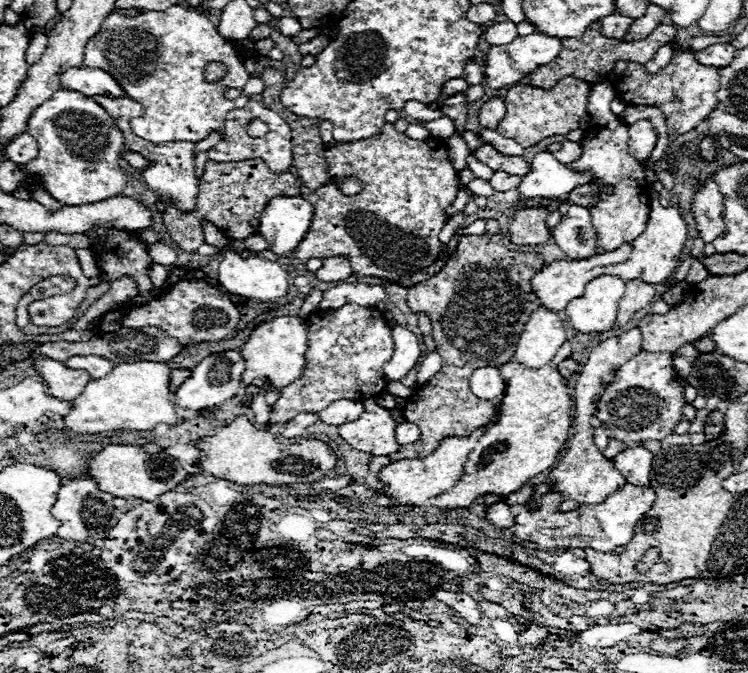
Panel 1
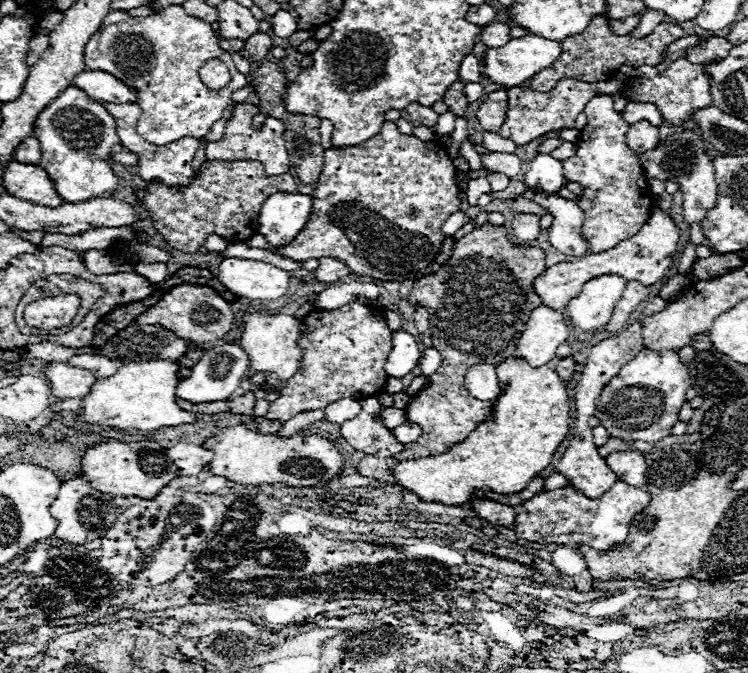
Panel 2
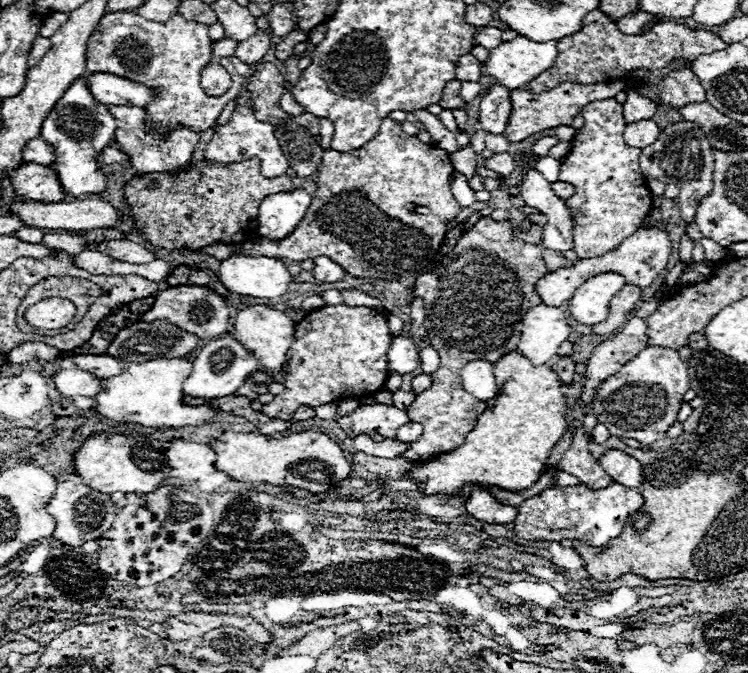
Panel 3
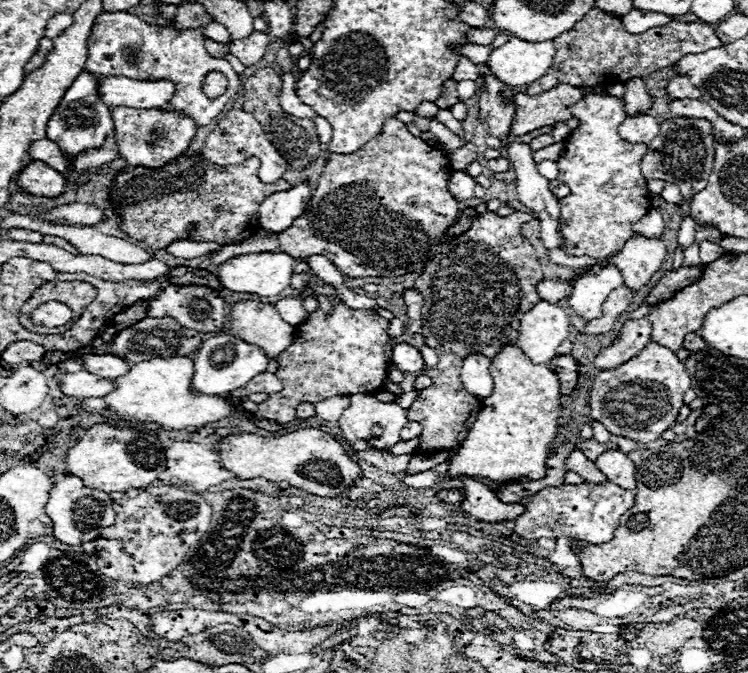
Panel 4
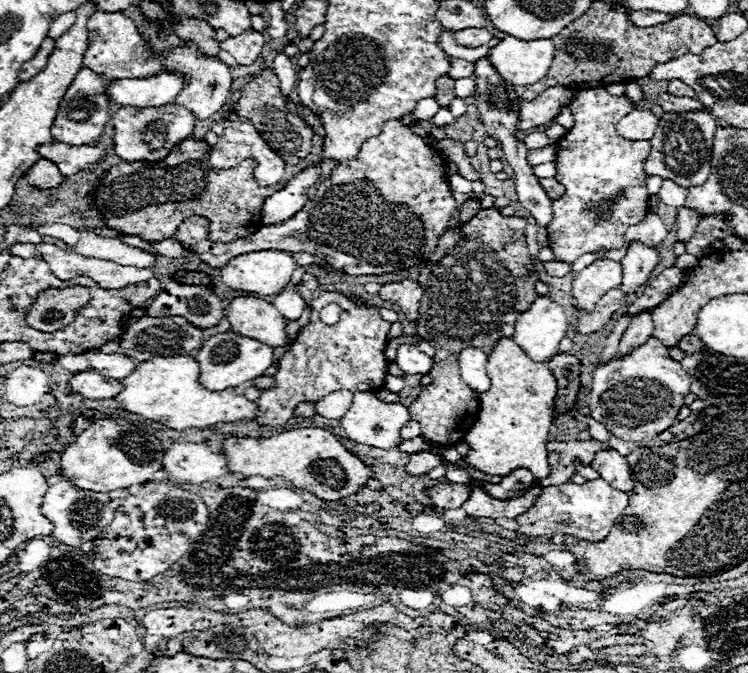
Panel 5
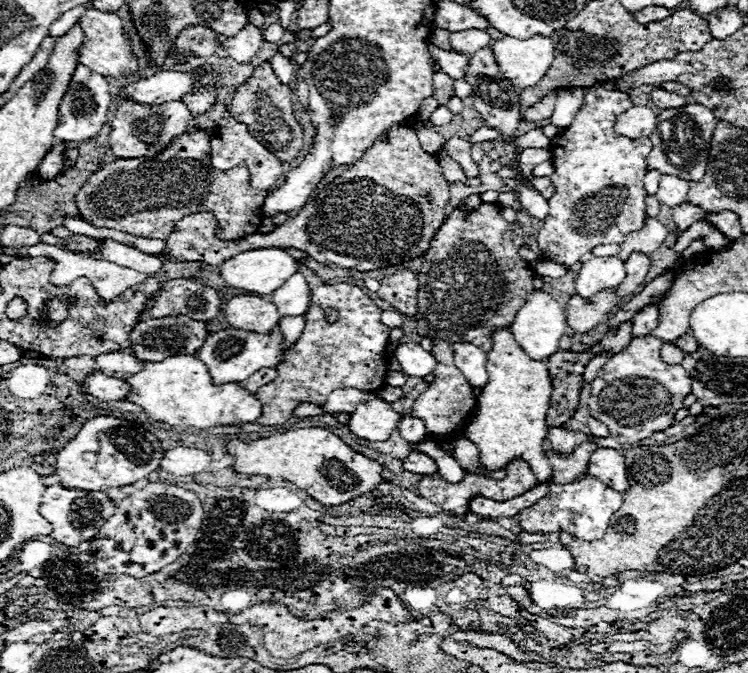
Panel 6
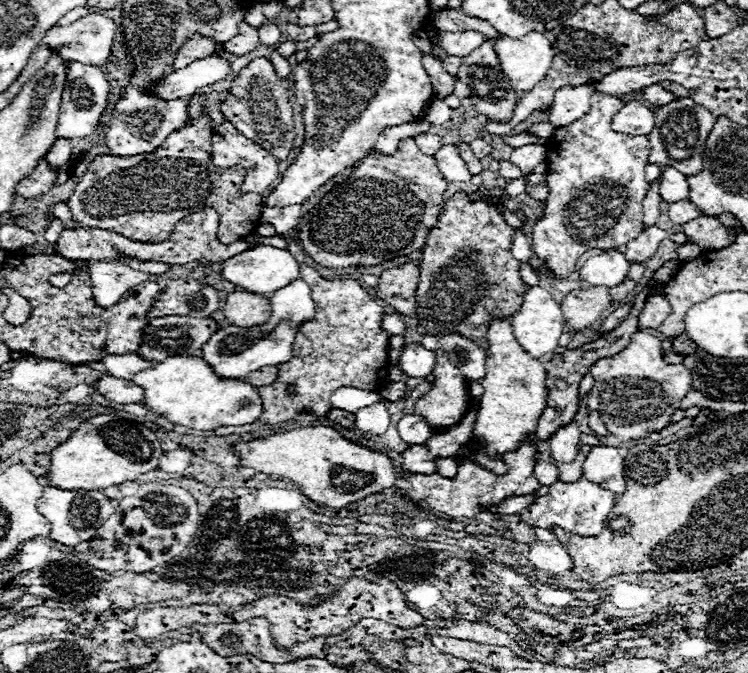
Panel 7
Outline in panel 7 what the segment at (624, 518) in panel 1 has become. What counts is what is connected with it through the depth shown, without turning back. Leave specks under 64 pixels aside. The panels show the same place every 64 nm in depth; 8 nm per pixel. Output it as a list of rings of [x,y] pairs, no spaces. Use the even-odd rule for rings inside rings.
[[[580,478],[578,482],[556,482],[550,484],[550,492],[544,498],[536,498],[532,506],[520,512],[520,520],[532,528],[546,528],[560,526],[566,532],[578,536],[598,536],[606,528],[606,520],[610,510],[614,508],[618,494],[600,488],[598,484]]]

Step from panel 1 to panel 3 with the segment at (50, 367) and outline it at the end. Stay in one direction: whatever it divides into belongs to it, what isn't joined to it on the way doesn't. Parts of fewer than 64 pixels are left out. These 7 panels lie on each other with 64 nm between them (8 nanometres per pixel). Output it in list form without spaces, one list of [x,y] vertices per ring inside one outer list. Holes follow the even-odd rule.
[[[60,368],[54,374],[54,384],[62,398],[96,396],[100,392],[100,378],[92,376],[86,370],[80,370],[80,368],[74,368],[74,370]]]

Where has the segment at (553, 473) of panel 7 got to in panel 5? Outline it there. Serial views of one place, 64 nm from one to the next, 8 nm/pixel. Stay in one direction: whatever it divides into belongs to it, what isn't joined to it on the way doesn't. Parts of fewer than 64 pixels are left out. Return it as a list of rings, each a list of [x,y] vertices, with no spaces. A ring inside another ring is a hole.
[[[502,338],[486,364],[492,386],[488,392],[478,396],[480,410],[476,422],[466,432],[466,442],[470,446],[468,456],[456,466],[472,466],[490,476],[508,476],[512,470],[528,468],[536,480],[546,478],[550,466],[546,462],[546,442],[550,426],[554,422],[554,400],[558,384],[546,362],[532,362],[524,350],[512,338]]]

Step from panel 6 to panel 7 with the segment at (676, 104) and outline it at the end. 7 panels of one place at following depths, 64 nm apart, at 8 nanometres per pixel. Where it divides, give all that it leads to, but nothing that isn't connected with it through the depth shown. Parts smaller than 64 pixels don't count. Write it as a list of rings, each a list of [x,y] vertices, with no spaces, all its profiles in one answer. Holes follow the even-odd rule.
[[[652,84],[648,88],[644,88],[644,98],[648,102],[652,102],[654,106],[660,106],[660,104],[670,104],[672,100],[676,100],[678,96],[674,96],[672,92],[666,92],[660,84]]]

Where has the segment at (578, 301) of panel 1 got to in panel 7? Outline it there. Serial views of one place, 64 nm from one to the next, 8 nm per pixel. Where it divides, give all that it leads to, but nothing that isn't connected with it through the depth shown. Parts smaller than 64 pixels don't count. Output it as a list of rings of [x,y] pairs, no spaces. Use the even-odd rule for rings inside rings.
[[[606,252],[600,256],[592,256],[584,262],[584,266],[578,270],[582,288],[594,288],[594,286],[618,286],[626,278],[630,268],[630,262],[624,258],[622,252]]]

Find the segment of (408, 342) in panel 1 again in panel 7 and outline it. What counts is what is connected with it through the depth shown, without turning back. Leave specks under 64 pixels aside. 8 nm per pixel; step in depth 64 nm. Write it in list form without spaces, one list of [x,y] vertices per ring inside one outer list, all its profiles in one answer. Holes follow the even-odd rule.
[[[404,344],[402,352],[400,352],[400,368],[406,376],[414,376],[414,378],[426,378],[428,374],[432,374],[436,360],[434,360],[434,352],[426,350],[422,344]]]

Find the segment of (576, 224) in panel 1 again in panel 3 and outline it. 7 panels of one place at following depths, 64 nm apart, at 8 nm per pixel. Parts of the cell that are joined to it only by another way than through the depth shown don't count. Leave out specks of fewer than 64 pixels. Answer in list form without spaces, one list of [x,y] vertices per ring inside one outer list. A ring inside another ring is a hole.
[[[528,168],[524,174],[520,194],[528,206],[534,206],[540,210],[540,214],[548,216],[548,224],[542,232],[544,246],[556,252],[574,250],[574,218],[570,216],[572,210],[552,192],[550,184],[536,170]]]

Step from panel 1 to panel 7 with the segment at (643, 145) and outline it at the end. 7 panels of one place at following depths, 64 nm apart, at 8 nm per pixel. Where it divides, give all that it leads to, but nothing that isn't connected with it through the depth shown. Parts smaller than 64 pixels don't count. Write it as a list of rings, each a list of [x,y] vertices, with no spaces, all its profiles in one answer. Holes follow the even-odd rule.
[[[628,102],[612,120],[612,130],[628,136],[648,136],[654,122],[654,112],[646,108],[642,102]]]

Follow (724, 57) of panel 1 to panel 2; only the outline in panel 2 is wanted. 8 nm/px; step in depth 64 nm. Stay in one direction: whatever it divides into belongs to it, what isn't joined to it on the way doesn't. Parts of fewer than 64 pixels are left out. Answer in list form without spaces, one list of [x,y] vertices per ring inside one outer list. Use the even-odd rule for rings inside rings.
[[[703,36],[700,45],[686,49],[686,56],[694,64],[708,64],[714,60],[724,60],[730,50],[732,44],[726,38]]]

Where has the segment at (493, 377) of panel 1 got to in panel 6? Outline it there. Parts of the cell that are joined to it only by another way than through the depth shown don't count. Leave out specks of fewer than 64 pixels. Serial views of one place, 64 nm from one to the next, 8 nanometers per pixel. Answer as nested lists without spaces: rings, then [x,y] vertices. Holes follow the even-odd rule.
[[[454,344],[454,360],[464,378],[472,384],[472,388],[484,388],[488,382],[488,372],[484,370],[486,354],[474,344]]]

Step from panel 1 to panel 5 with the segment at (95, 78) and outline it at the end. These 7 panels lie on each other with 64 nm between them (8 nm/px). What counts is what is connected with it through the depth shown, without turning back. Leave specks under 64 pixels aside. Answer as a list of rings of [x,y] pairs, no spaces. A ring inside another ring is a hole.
[[[158,74],[150,78],[120,78],[108,84],[108,98],[120,106],[164,106],[174,102],[182,90],[184,80],[172,74]]]

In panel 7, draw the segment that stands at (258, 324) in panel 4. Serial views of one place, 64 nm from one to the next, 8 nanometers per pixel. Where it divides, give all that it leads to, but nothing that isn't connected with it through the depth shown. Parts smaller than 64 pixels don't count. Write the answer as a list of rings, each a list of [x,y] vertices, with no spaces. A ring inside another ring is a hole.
[[[232,292],[224,304],[224,318],[234,326],[258,326],[270,320],[268,298],[252,292]]]

